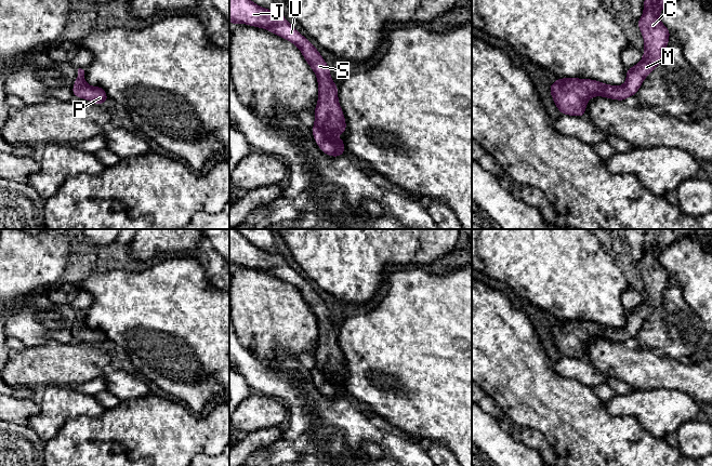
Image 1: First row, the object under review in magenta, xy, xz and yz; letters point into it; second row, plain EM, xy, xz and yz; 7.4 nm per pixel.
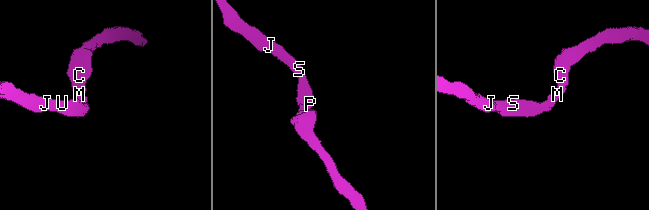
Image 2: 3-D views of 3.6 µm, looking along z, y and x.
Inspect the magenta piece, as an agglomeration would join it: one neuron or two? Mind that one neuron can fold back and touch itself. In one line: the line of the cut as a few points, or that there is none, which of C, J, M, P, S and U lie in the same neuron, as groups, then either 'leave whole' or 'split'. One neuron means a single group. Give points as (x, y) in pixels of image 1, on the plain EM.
no cut; C J M P S U; leave whole

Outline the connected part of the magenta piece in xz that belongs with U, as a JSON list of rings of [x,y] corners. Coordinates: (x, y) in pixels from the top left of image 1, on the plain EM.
[[[229,229],[229,264],[233,267],[242,265],[246,267],[267,271],[276,278],[292,284],[300,291],[305,303],[316,316],[318,322],[318,345],[314,352],[315,367],[312,370],[314,382],[319,387],[320,392],[326,397],[331,399],[343,398],[345,395],[343,389],[344,382],[334,382],[332,380],[332,375],[335,374],[339,376],[344,376],[346,374],[346,364],[338,342],[338,329],[332,323],[330,319],[330,311],[317,291],[311,287],[309,283],[303,279],[292,267],[290,267],[280,254],[277,252],[269,253],[255,247],[237,229]]]

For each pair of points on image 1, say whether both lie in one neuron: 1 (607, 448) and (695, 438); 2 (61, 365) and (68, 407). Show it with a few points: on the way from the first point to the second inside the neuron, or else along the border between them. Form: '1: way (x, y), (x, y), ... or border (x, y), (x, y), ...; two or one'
1: border (677, 447), (684, 454); two
2: border (64, 385), (48, 385), (45, 387); two

